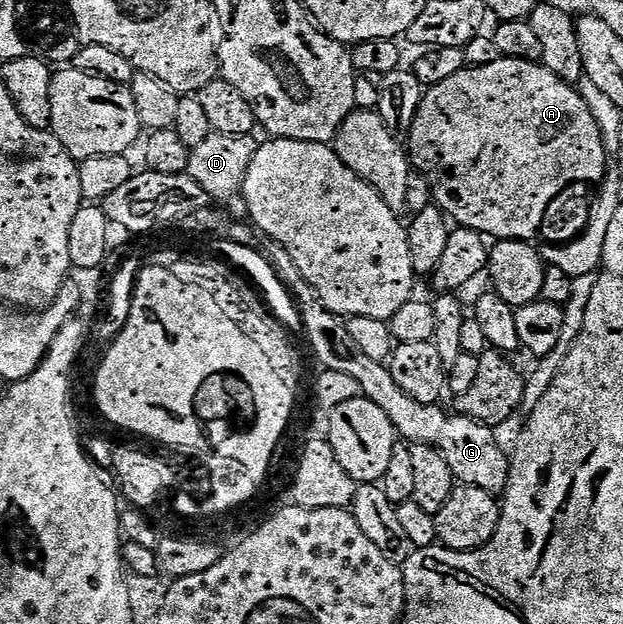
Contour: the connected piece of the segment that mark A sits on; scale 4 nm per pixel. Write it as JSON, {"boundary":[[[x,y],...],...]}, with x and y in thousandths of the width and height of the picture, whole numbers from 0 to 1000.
{"boundary":[[[803,90],[788,101],[775,106],[756,106],[745,109],[721,122],[713,131],[705,131],[690,139],[681,149],[676,167],[669,173],[669,183],[660,200],[657,216],[657,253],[665,271],[671,277],[682,279],[695,306],[697,329],[703,330],[726,357],[735,359],[742,367],[762,369],[788,385],[812,385],[831,381],[835,385],[852,385],[864,377],[868,365],[868,353],[875,353],[875,333],[881,333],[881,321],[907,301],[907,295],[921,292],[953,293],[958,285],[953,276],[941,272],[936,260],[957,260],[961,269],[974,263],[974,247],[966,215],[960,208],[958,196],[952,181],[945,179],[939,160],[929,152],[928,144],[918,133],[896,125],[883,109],[867,103],[864,98],[846,99],[839,93],[811,93]]]}

